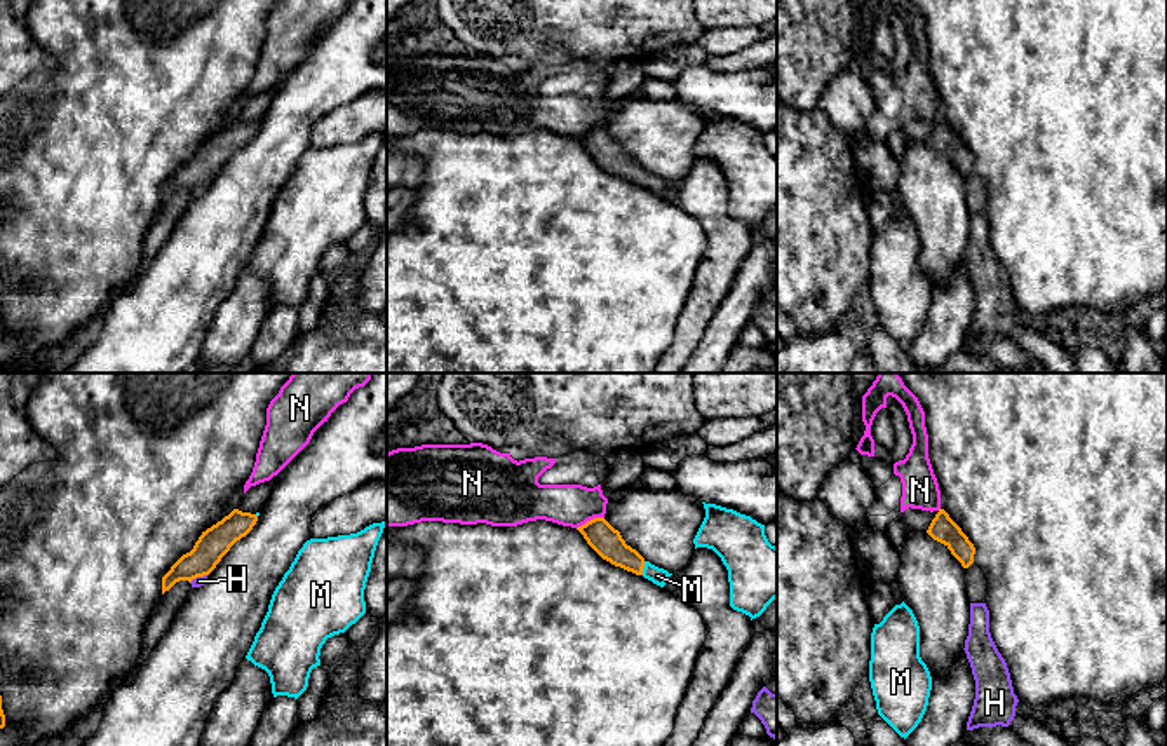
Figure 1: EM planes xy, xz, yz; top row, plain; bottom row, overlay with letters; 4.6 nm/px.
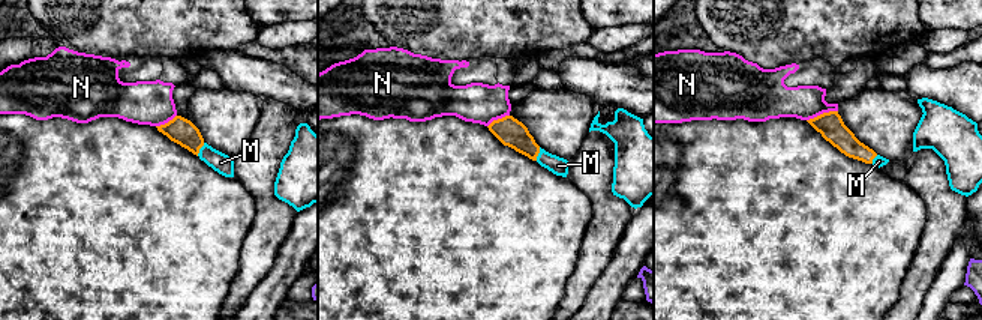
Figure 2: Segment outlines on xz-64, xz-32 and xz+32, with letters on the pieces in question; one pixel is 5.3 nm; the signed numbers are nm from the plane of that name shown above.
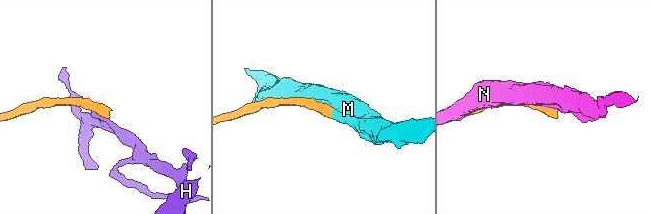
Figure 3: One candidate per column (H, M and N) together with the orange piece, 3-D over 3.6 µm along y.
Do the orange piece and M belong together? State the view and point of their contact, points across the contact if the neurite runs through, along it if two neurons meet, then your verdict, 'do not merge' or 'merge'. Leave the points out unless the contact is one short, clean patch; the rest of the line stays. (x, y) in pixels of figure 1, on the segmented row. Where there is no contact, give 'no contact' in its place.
xz (643, 567) | across xz (607, 541), (620, 555), (643, 567), (657, 576) | merge

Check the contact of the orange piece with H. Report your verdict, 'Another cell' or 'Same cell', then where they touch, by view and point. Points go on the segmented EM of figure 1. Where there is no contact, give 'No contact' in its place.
Another cell. Touches orange at xy (197, 576)

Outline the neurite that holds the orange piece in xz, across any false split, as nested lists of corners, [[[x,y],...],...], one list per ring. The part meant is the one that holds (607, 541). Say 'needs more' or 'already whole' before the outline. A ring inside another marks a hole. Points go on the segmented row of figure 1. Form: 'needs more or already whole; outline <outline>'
needs more; outline [[[594,518],[577,528],[587,544],[606,561],[636,575],[643,575],[664,587],[672,573],[646,561],[636,549],[625,544],[620,532],[604,518]]]

